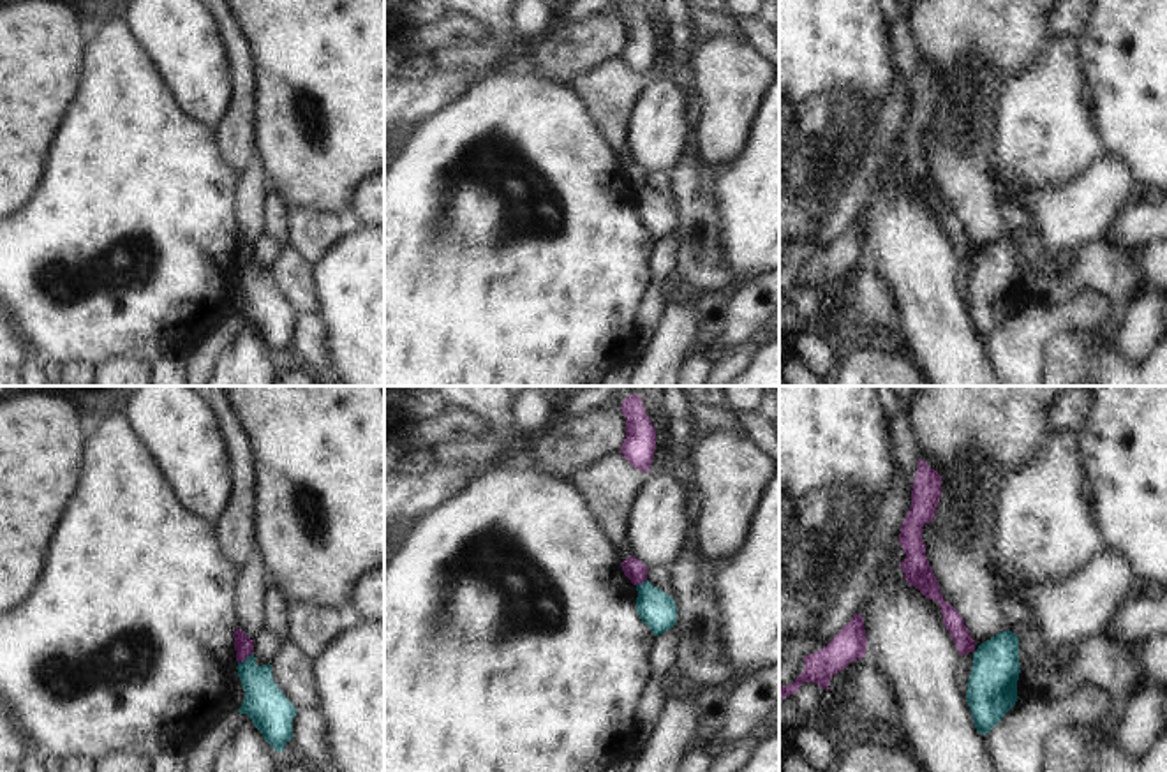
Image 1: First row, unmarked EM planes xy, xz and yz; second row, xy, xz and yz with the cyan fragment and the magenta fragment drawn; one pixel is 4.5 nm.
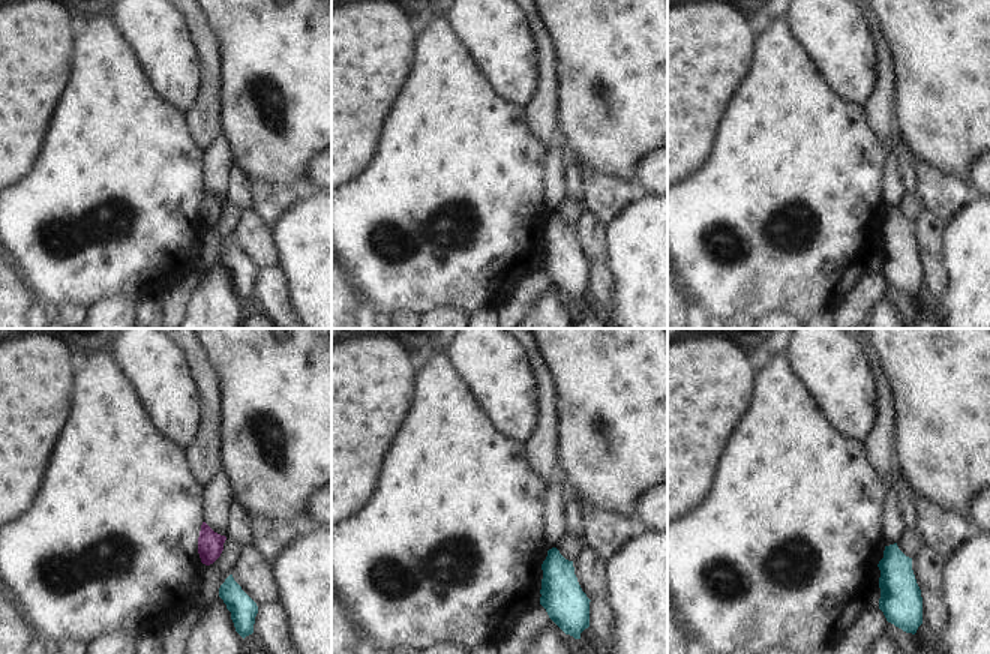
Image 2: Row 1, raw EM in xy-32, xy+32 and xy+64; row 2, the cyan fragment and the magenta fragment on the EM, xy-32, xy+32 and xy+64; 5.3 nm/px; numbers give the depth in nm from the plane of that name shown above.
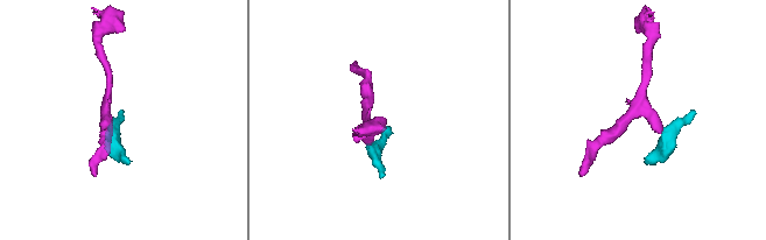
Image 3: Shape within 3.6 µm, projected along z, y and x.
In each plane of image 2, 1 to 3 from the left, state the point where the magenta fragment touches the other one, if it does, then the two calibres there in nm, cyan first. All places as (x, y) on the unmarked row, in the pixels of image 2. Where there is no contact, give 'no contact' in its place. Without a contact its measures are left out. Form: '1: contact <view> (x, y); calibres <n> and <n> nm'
1: no contact
2: no contact
3: no contact

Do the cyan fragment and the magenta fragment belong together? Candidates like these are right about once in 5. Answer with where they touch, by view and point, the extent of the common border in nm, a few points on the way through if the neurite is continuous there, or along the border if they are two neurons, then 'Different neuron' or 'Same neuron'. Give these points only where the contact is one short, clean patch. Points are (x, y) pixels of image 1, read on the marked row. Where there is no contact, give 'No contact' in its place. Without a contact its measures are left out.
Touches cyan at xy (245, 660). Shared border 80 nm. Boundary: xy (251, 653), (238, 663). Different neuron.

